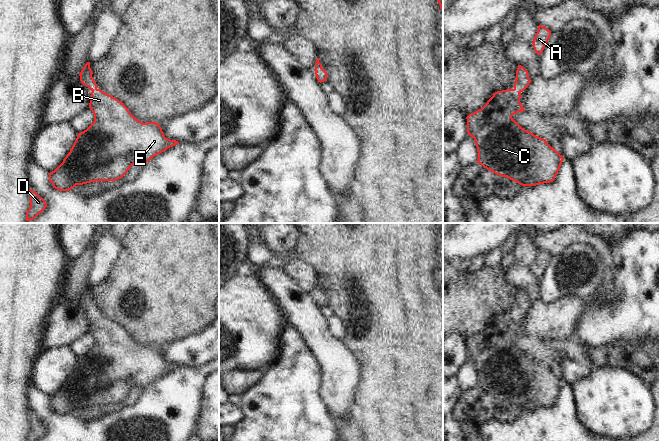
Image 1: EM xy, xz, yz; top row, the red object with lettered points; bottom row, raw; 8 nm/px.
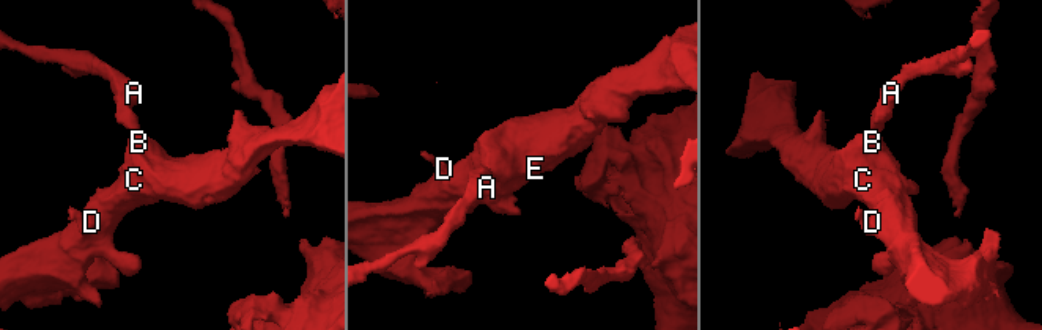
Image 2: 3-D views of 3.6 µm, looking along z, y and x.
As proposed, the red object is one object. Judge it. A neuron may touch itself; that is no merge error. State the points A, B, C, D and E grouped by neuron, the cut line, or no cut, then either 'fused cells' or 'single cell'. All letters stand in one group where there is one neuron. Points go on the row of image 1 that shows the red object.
A B C D E | no cut | single cell

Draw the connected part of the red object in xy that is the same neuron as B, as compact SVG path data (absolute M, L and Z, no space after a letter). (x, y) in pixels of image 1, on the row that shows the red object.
M87 62L79 76L83 85L92 92L89 108L94 114L93 123L78 136L63 162L49 173L49 181L59 191L69 191L76 185L91 182L116 181L121 179L135 163L146 163L154 156L179 144L165 137L156 122L143 123L136 119L128 108L106 92L97 88L92 77L90 62Z

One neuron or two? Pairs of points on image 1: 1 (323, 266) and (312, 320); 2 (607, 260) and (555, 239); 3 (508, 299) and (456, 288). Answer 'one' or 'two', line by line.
1: two
2: one
3: one

